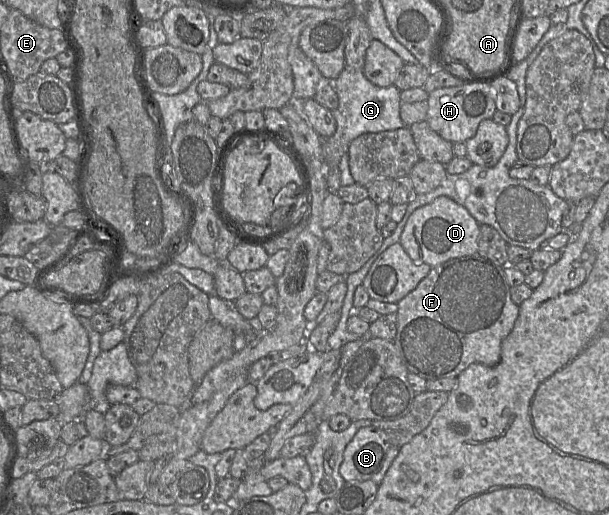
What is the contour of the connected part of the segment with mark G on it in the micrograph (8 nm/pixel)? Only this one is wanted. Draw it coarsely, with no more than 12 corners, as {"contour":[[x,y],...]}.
{"contour":[[346,67],[329,80],[336,131],[322,138],[328,189],[351,184],[348,149],[364,133],[408,128],[396,86]]}

